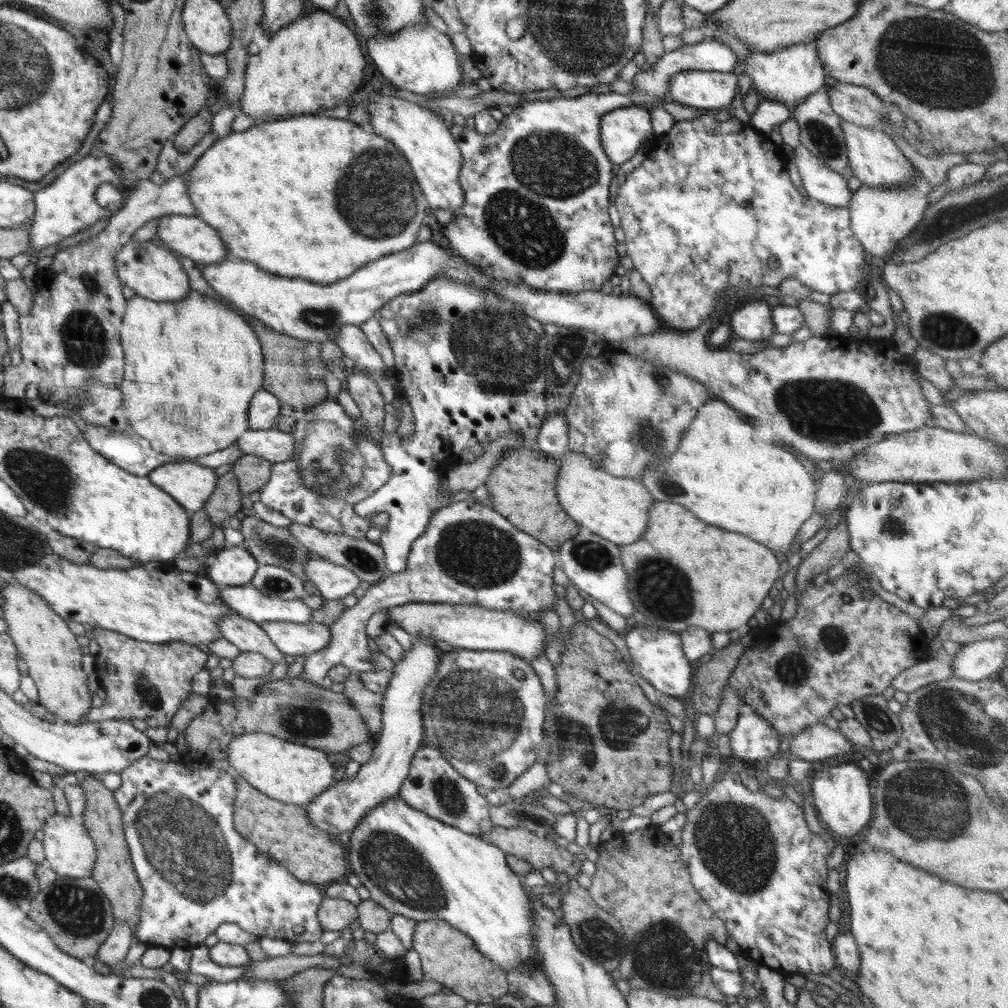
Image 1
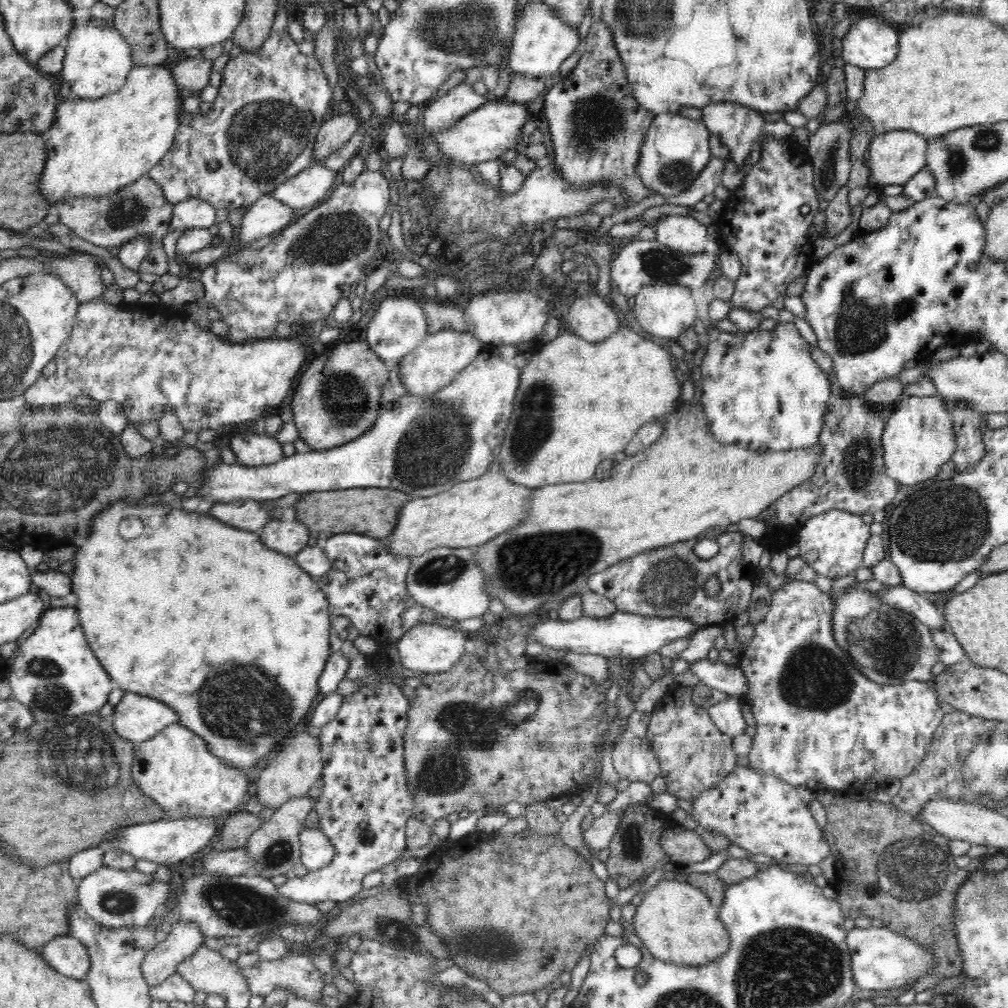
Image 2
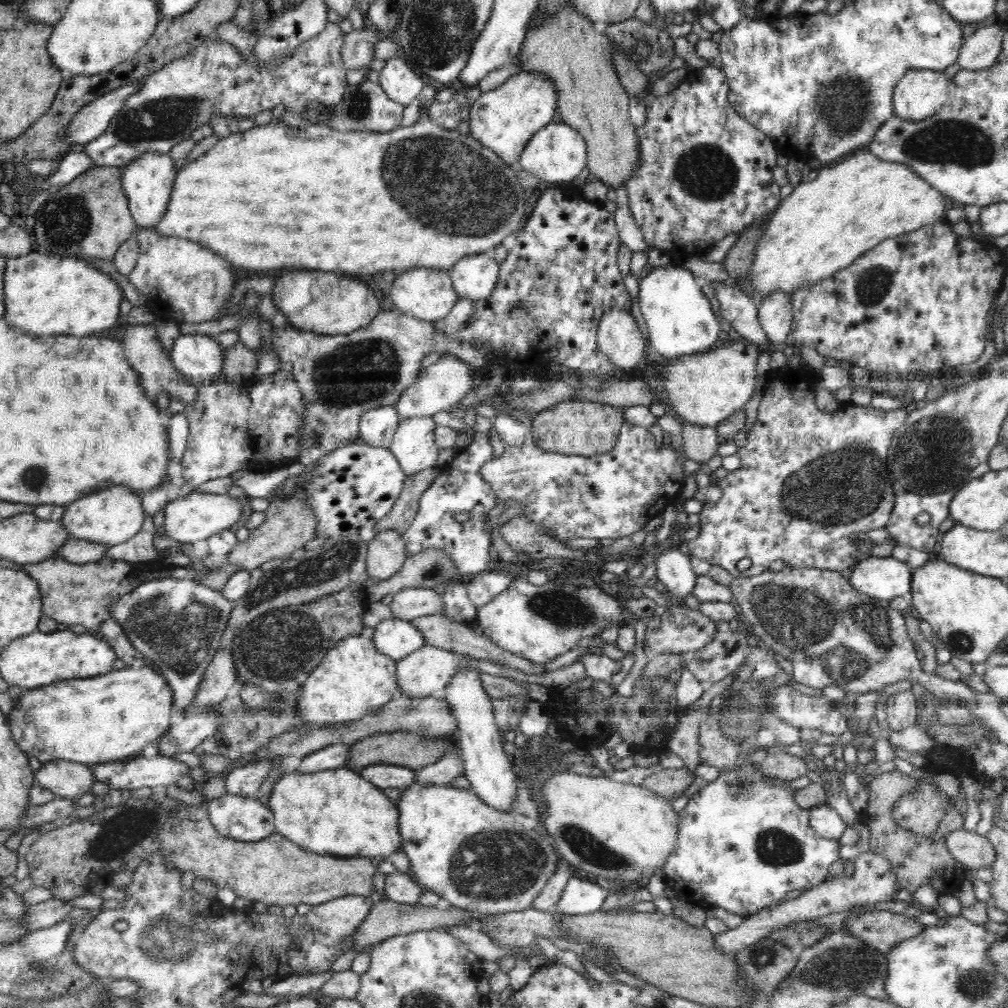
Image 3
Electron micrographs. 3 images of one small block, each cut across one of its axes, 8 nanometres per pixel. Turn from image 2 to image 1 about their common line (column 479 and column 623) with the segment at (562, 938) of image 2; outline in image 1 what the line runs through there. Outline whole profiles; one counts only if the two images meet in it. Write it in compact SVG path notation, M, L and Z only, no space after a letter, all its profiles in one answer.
M649 824L634 832L616 830L609 841L601 841L595 847L598 851L596 872L592 875L589 891L594 902L608 914L616 917L626 936L626 954L619 962L617 970L630 988L654 989L669 997L706 997L723 1002L722 994L711 979L711 968L706 943L713 940L720 944L730 944L730 936L724 921L716 916L693 888L686 863L682 860L678 845L663 833L661 827Z

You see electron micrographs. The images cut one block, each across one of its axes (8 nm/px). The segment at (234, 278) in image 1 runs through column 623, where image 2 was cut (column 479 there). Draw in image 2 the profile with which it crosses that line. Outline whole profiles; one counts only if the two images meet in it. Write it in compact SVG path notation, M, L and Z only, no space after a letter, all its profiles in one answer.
M513 290L475 295L463 308L468 330L478 340L489 345L516 345L540 338L549 318L548 303L536 293Z

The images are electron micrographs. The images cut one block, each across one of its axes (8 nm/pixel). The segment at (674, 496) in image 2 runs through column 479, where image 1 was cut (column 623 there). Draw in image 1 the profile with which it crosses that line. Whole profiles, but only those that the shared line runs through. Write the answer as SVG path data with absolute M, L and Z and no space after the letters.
M655 501L650 508L648 508L648 528L642 534L640 540L632 542L632 544L620 545L622 549L622 566L626 569L628 575L628 595L632 599L632 603L636 606L636 610L640 614L644 614L650 622L654 622L658 628L666 628L669 632L680 633L690 627L704 628L708 633L715 632L730 632L742 627L747 627L749 620L761 609L764 598L769 594L775 594L774 585L780 581L780 563L778 558L774 555L774 551L766 548L764 544L760 546L758 542L752 542L750 538L744 538L742 534L732 534L726 530L720 530L716 526L708 526L706 522L700 522L690 510L686 510L680 504L672 502Z

